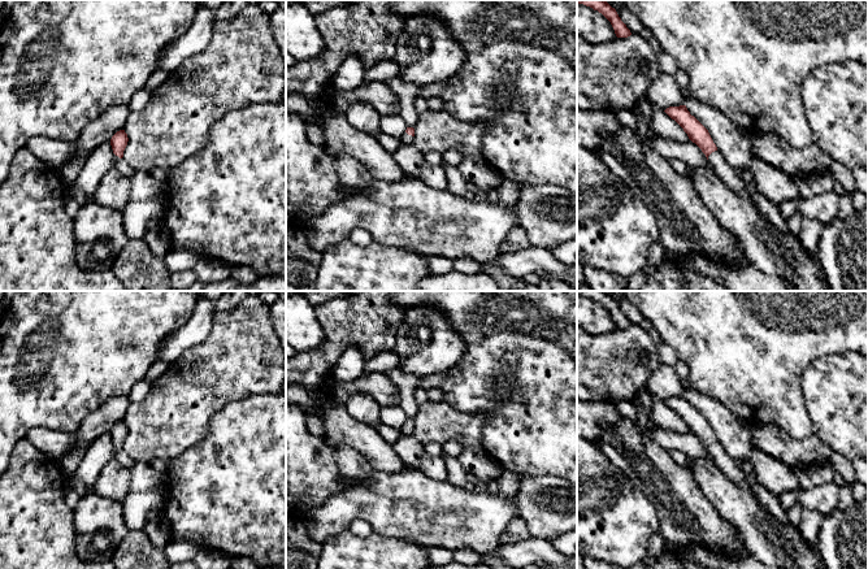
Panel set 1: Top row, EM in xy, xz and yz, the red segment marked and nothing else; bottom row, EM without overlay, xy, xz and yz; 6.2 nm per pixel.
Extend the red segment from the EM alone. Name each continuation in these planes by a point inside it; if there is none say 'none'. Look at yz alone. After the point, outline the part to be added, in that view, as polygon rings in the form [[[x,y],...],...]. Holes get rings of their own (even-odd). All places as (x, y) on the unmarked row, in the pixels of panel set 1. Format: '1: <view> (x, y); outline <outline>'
1: yz (771, 502); outline [[[717,440],[708,447],[713,464],[741,488],[750,490],[759,500],[760,505],[773,513],[778,521],[790,525],[786,511],[782,508],[780,496],[760,486],[751,474],[745,474],[735,461],[725,452]]]

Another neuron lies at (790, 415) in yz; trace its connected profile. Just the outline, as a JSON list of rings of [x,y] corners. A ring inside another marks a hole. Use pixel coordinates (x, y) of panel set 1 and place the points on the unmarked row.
[[[622,291],[622,294],[654,326],[657,338],[674,349],[678,360],[687,364],[691,388],[719,400],[730,413],[750,425],[772,424],[793,439],[803,439],[815,433],[800,387],[806,366],[820,357],[836,353],[868,355],[868,291]]]

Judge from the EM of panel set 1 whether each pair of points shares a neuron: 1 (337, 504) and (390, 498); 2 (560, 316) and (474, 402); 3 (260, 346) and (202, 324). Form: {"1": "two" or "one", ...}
{"1": "one", "2": "one", "3": "two"}

